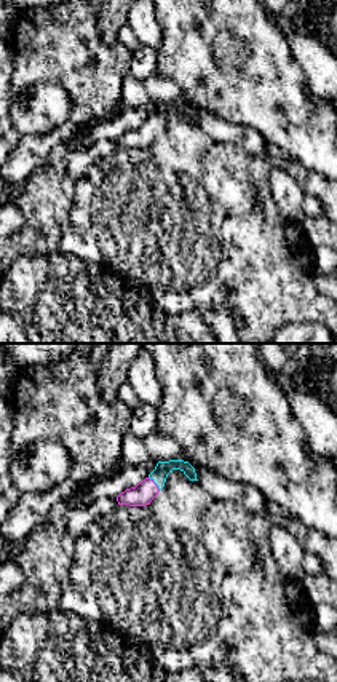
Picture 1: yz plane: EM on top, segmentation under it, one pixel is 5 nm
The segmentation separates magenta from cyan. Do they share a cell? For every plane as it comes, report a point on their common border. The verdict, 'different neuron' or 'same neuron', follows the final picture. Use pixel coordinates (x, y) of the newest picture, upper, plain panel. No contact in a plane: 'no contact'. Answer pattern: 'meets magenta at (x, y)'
meets magenta at (154, 125)

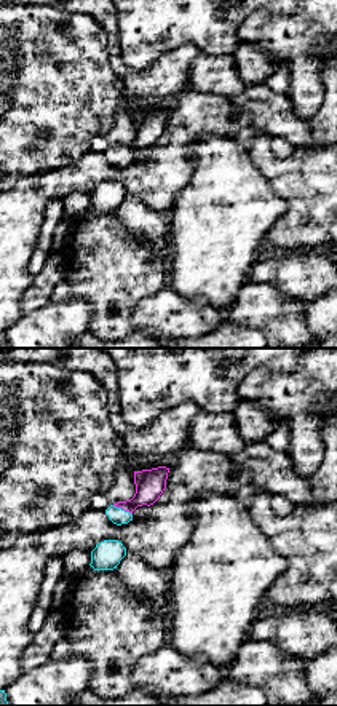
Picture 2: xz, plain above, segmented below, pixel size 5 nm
meets magenta at (122, 150)

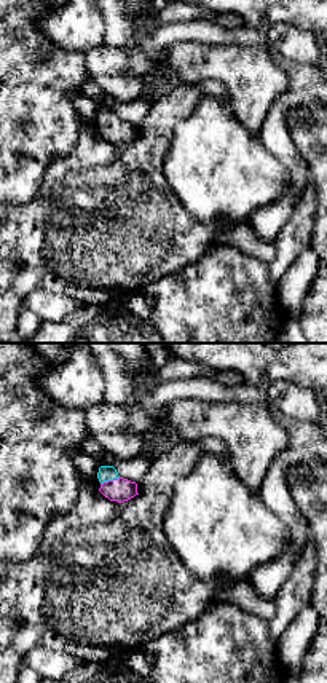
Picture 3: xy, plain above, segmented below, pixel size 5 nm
meets magenta at (109, 123)

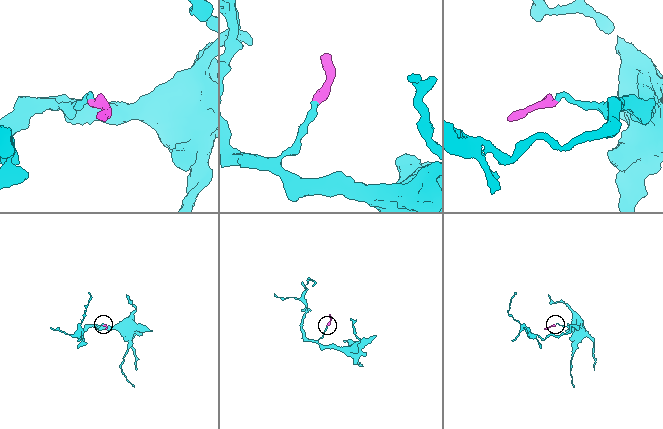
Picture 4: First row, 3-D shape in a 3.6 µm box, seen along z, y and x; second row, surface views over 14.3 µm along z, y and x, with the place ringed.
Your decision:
same neuron

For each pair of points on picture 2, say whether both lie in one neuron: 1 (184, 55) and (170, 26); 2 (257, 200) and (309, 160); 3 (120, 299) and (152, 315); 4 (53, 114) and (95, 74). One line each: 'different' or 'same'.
1: different
2: different
3: different
4: same

